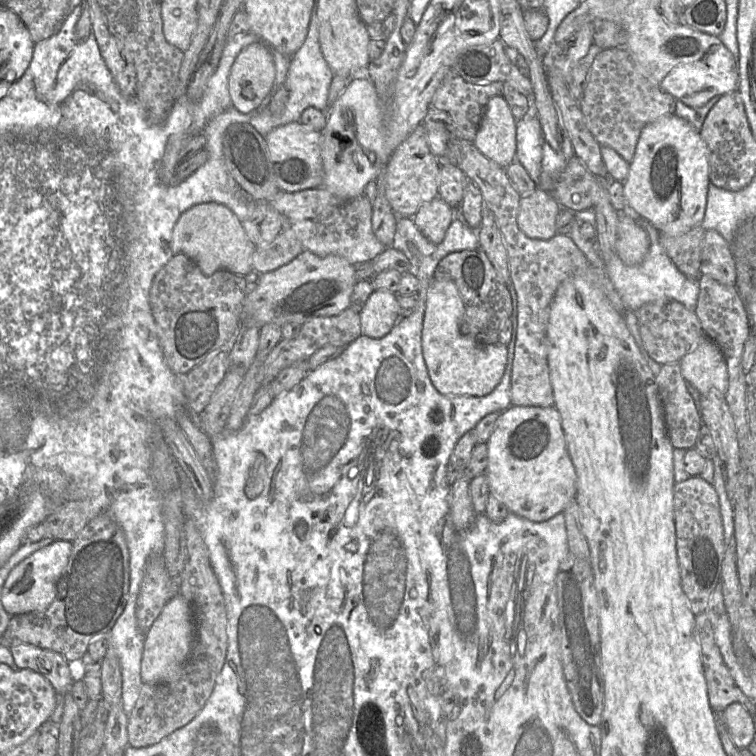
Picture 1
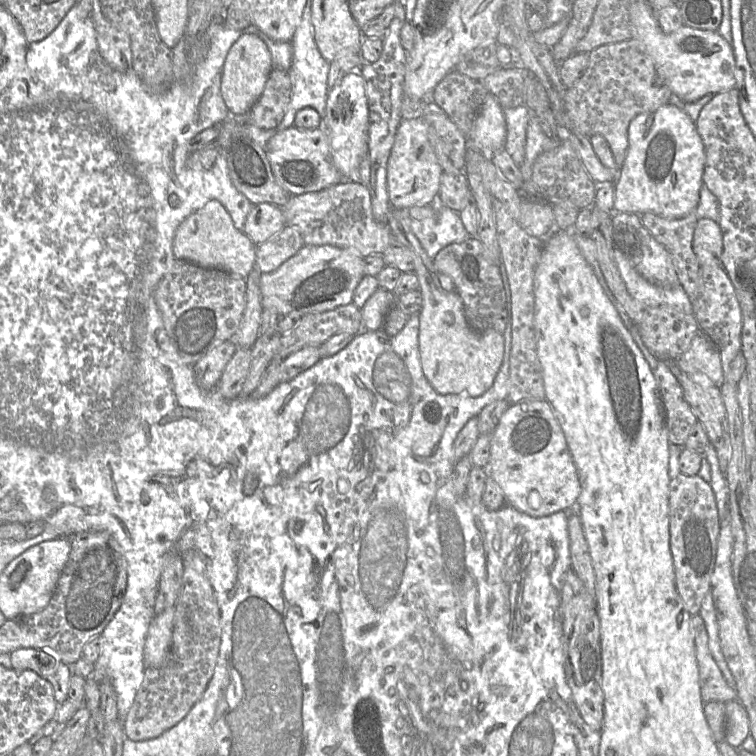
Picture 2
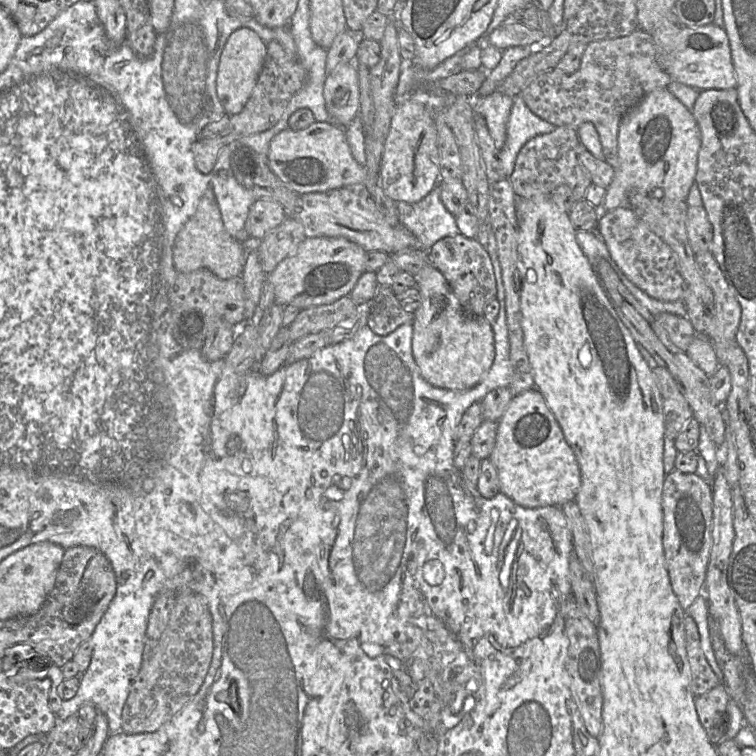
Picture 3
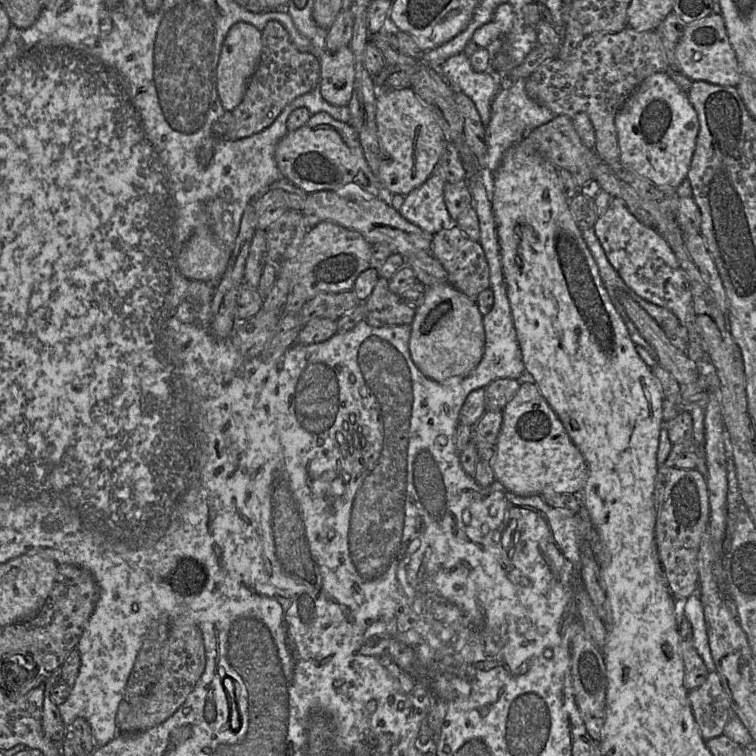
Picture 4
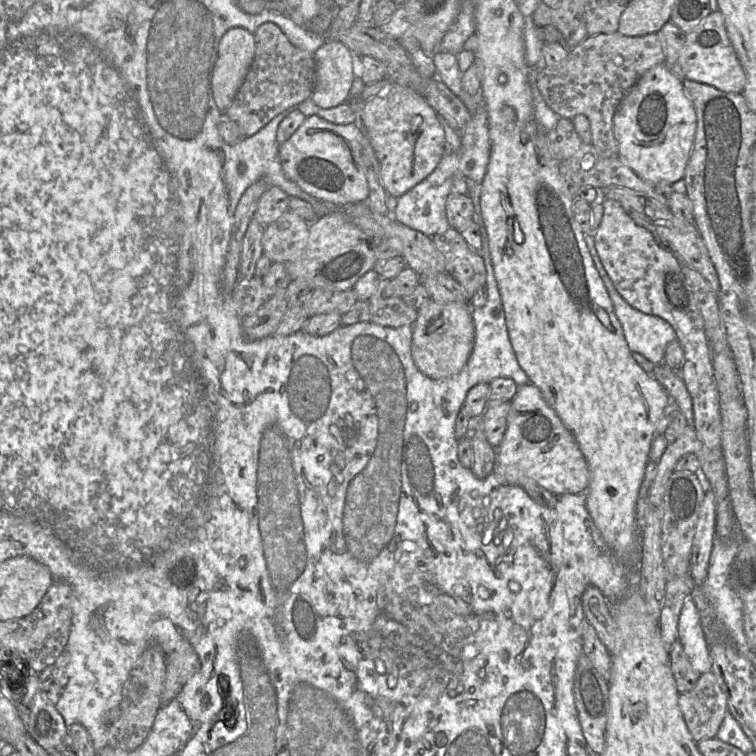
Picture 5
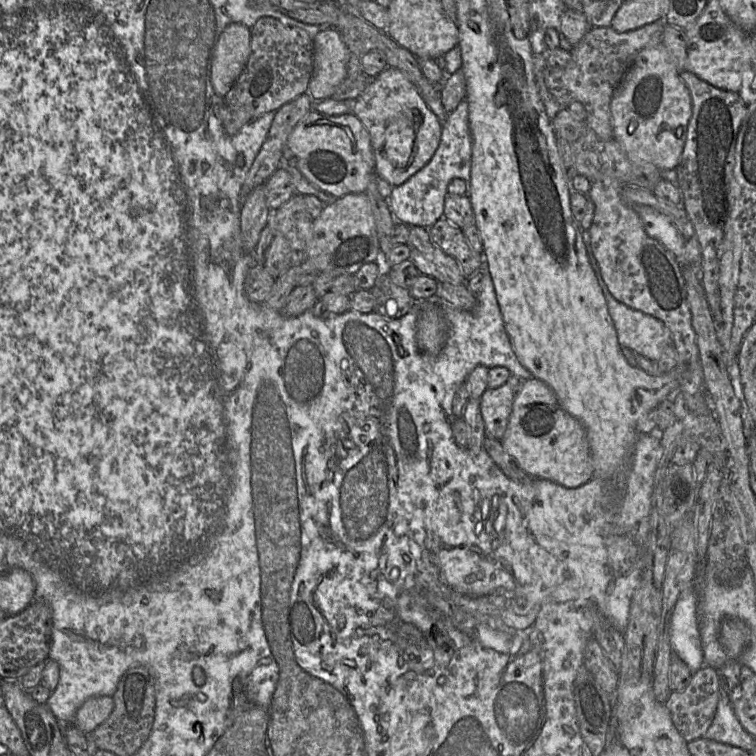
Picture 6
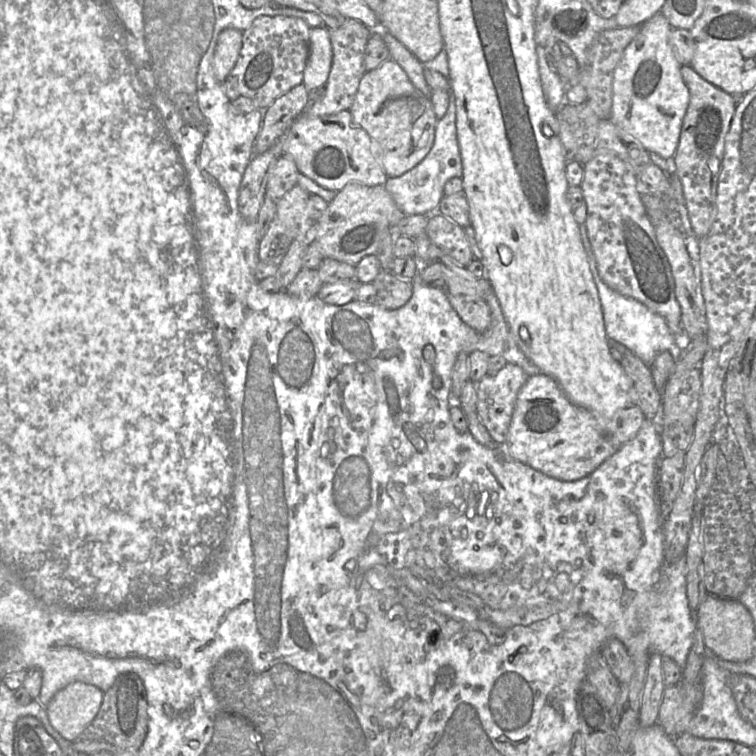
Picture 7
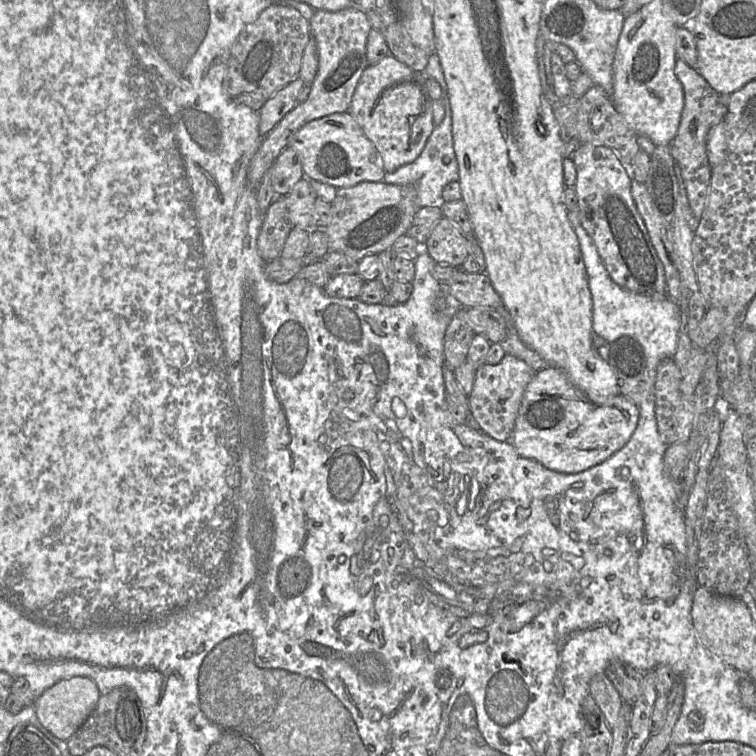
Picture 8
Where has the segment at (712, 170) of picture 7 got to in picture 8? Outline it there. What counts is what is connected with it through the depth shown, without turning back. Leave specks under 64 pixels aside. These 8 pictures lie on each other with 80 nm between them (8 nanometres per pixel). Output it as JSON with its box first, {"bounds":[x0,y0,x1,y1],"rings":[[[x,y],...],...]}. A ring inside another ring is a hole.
{"bounds":[670,58,727,220],"rings":[[[677,58],[675,74],[684,90],[684,108],[676,136],[670,144],[676,164],[681,168],[689,205],[693,215],[700,220],[708,198],[711,184],[712,167],[707,155],[707,135],[711,128],[724,121],[727,105],[720,102],[720,94],[690,67],[683,59]]]}

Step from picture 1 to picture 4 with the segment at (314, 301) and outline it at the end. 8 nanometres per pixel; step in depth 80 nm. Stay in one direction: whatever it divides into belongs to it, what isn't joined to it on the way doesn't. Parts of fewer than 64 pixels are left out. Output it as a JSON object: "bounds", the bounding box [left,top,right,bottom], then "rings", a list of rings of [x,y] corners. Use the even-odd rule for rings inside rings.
{"bounds":[277,221,371,300],"rings":[[[323,221],[309,228],[298,251],[277,265],[277,276],[288,280],[291,293],[306,300],[322,293],[349,291],[357,277],[371,268],[371,247],[359,232]]]}

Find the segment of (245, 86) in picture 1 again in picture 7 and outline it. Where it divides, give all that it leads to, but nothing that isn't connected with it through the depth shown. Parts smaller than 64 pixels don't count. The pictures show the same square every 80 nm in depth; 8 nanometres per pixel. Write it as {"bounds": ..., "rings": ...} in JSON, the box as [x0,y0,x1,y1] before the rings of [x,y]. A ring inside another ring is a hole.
{"bounds":[213,28,243,83],"rings":[[[235,28],[223,30],[215,48],[213,72],[218,82],[224,83],[234,68],[242,48],[243,32]]]}

